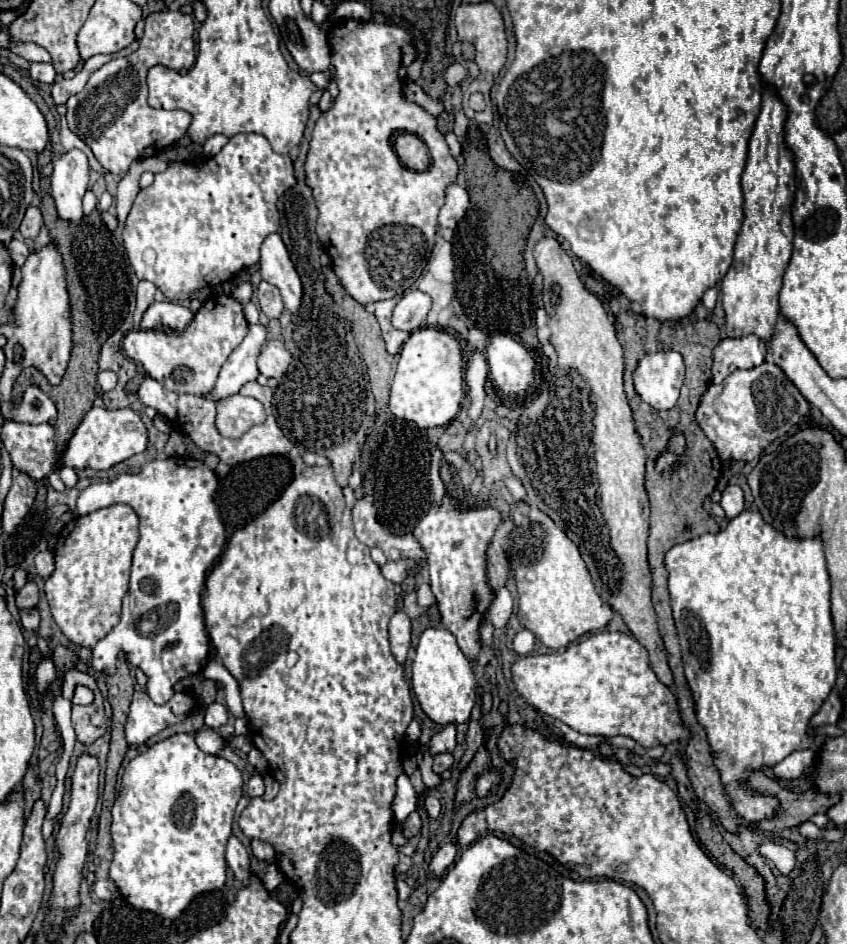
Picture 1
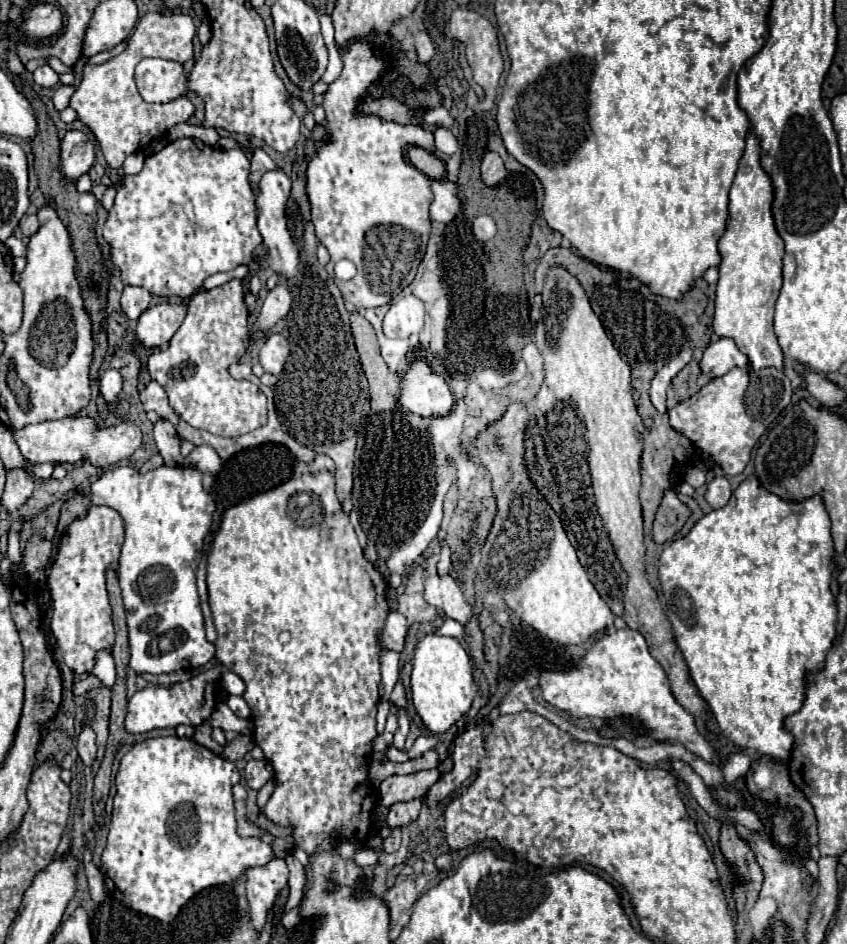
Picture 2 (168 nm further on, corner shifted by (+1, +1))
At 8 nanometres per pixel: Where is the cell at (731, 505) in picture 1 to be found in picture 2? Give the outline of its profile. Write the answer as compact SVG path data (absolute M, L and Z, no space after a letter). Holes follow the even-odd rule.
M721 476L721 478L713 478L709 484L707 484L707 490L705 490L705 500L711 504L711 508L721 508L729 502L729 496L731 496L731 486L729 482Z

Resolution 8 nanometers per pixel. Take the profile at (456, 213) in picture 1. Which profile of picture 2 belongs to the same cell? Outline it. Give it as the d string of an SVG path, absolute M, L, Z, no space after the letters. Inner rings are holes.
M431 180L431 192L433 192L433 202L431 202L431 220L435 222L451 222L457 212L461 210L459 198L457 198L457 186L449 180Z

